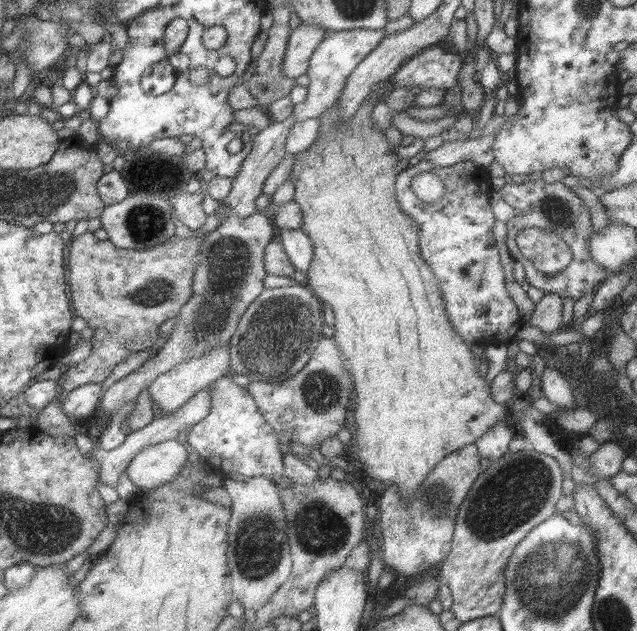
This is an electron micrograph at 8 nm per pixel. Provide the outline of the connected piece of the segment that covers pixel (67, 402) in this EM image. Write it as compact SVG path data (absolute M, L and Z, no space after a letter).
M102 384L81 386L63 397L61 409L67 417L71 416L75 420L83 419L93 414L97 405L104 398L105 392Z

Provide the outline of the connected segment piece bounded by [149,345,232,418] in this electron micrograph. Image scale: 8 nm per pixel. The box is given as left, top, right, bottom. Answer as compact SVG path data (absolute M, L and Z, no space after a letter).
M221 345L206 356L195 358L190 362L181 362L165 374L161 374L149 388L151 400L156 402L157 408L162 410L161 418L179 411L185 403L193 399L201 390L207 389L217 380L226 377L232 368L232 349L229 345Z

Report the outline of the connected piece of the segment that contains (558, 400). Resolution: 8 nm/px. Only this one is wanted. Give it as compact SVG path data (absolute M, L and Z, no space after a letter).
M544 368L542 374L539 375L541 380L541 392L547 401L554 404L558 410L575 410L576 408L569 382L555 370Z

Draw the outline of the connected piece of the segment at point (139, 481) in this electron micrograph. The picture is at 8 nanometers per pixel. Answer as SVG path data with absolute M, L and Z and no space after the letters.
M166 440L143 449L129 464L126 473L137 488L153 490L175 480L187 460L189 448L185 443Z

